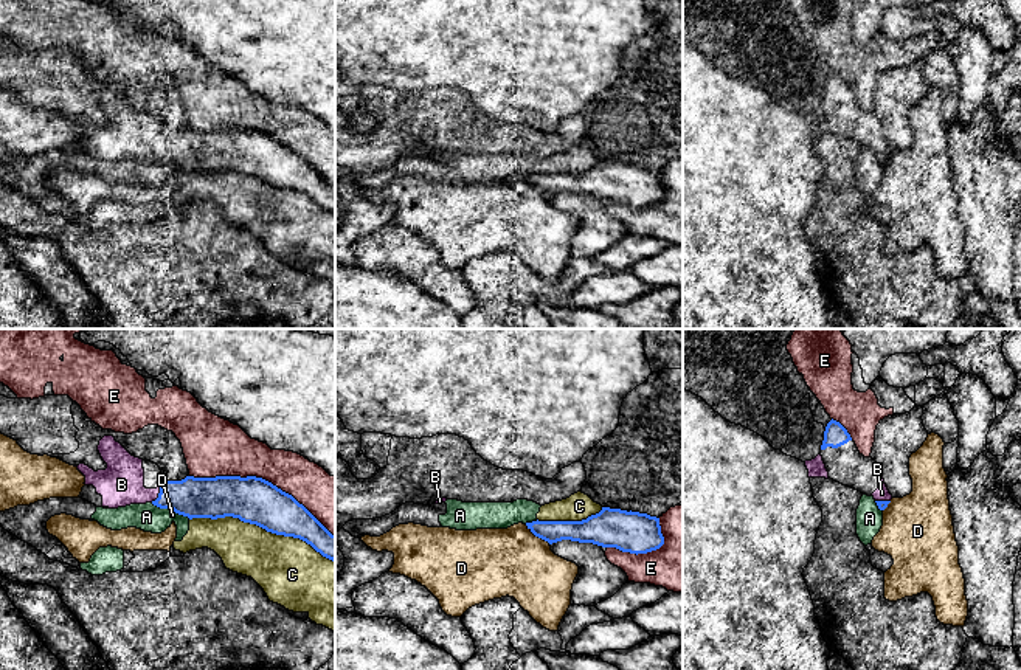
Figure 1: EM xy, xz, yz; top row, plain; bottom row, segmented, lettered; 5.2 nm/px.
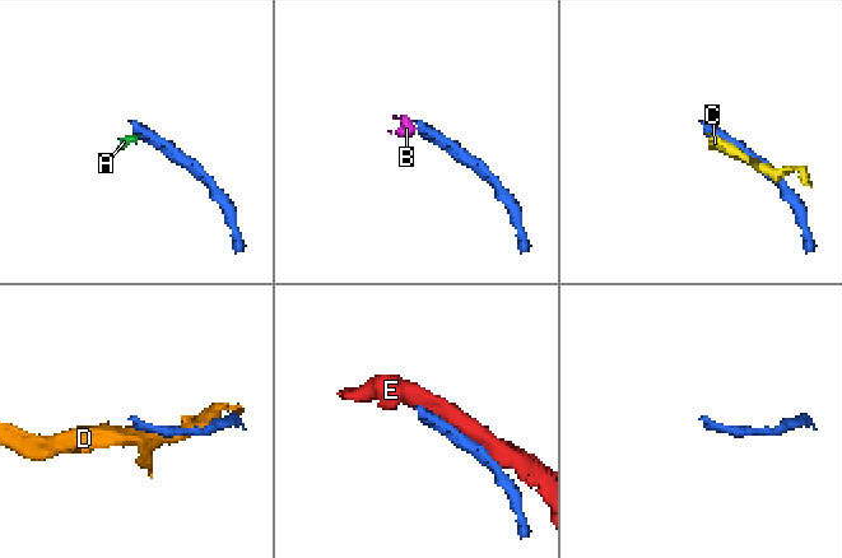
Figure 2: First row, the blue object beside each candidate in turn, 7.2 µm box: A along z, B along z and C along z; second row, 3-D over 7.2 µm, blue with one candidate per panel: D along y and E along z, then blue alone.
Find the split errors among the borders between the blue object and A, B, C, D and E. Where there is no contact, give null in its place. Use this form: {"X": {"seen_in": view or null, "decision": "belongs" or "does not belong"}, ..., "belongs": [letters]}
{"A": {"seen_in": "xy", "decision": "does not belong"}, "B": {"seen_in": "xy", "decision": "belongs"}, "C": {"seen_in": "xy", "decision": "does not belong"}, "D": {"seen_in": "xz", "decision": "does not belong"}, "E": {"seen_in": "xy", "decision": "does not belong"}, "belongs": ["B"]}

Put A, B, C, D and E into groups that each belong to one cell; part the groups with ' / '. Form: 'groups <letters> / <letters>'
groups A C / B / D / E

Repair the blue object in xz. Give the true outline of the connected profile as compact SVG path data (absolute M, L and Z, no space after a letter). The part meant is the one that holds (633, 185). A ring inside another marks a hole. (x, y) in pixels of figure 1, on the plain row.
M602 160L582 174L532 174L528 181L549 197L571 192L616 200L630 206L647 206L664 197L659 171L639 164Z

